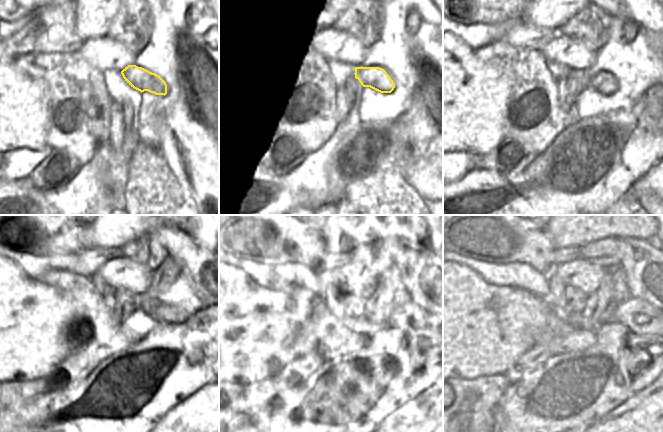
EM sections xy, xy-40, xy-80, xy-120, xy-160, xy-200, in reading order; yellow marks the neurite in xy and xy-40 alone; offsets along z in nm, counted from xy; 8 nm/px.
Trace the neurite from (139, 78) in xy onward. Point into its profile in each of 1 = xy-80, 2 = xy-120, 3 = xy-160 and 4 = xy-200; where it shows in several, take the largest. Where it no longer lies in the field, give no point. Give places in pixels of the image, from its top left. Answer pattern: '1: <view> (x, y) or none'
1: xy-80 (604, 82)
2: xy-120 (159, 311)
3: xy-160 (396, 311)
4: xy-200 (642, 319)

